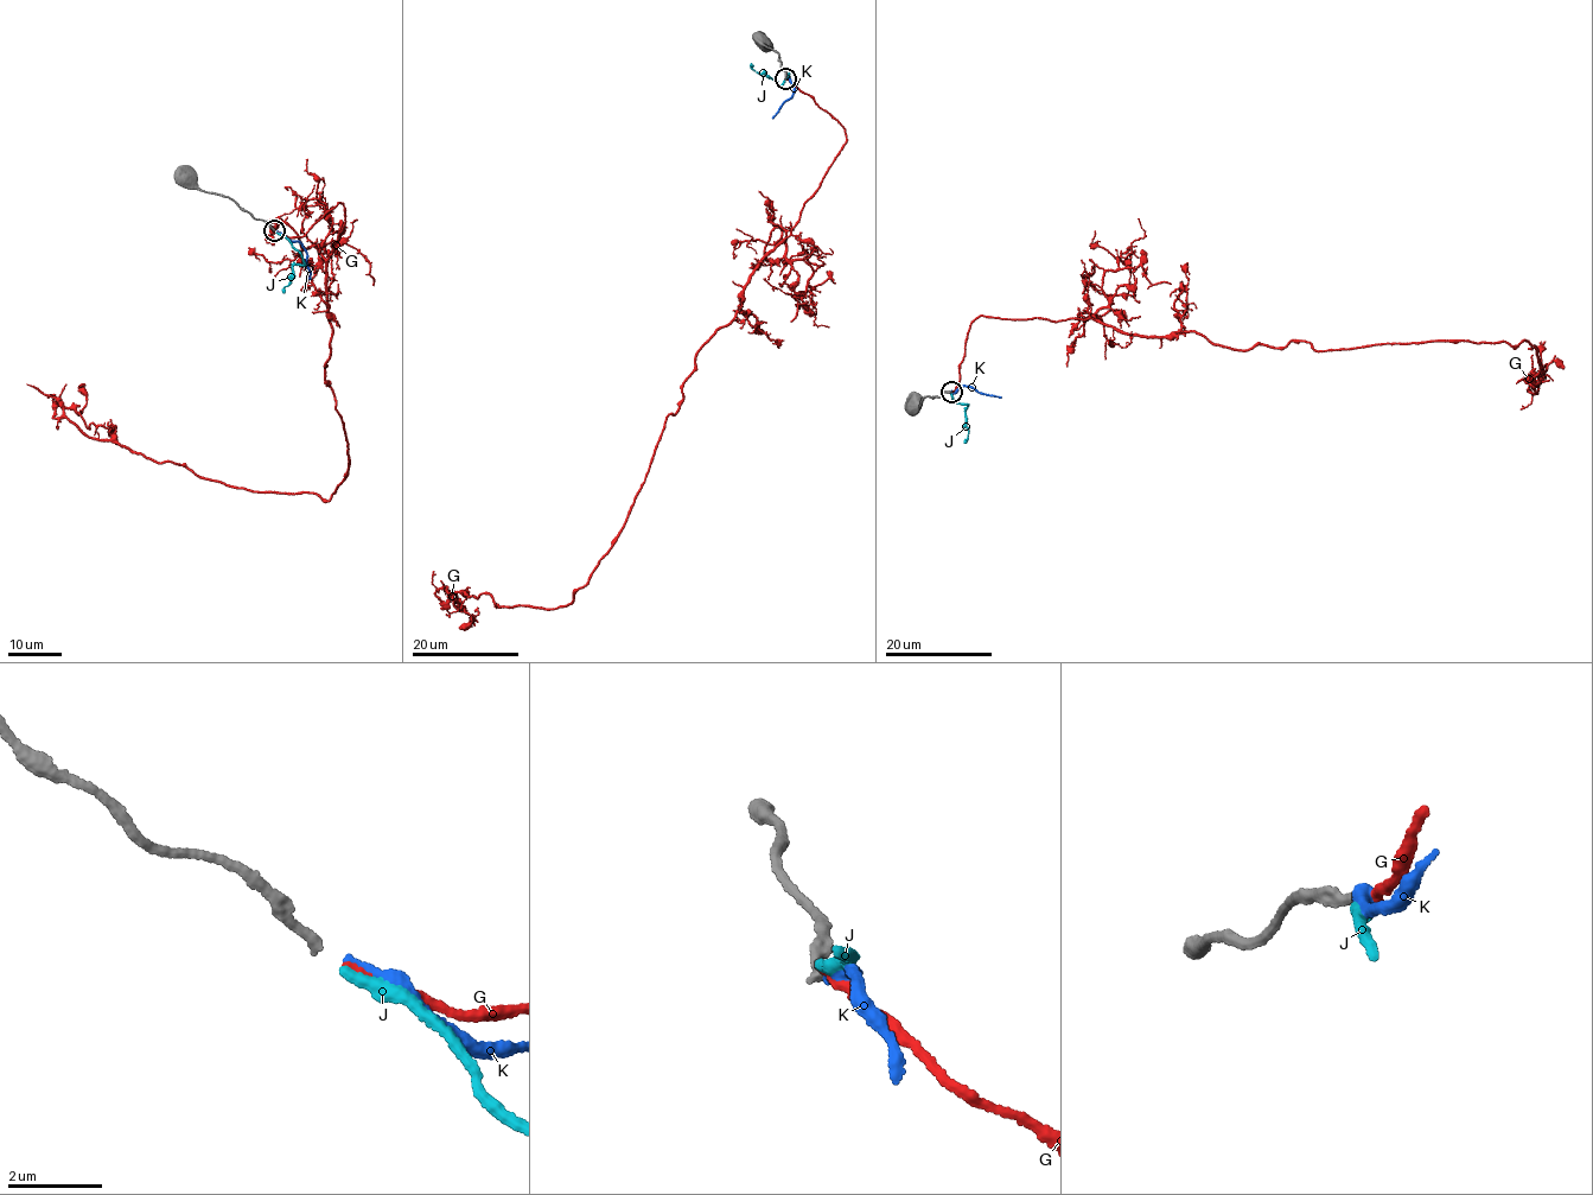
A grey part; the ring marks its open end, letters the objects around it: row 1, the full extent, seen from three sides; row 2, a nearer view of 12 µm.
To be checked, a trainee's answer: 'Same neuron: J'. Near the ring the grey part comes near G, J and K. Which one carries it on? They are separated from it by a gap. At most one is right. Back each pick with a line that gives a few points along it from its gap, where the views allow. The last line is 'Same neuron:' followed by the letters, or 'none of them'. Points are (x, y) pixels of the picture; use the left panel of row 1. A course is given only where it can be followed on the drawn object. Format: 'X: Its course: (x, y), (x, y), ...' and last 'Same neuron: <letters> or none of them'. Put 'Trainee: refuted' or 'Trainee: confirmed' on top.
Trainee: refuted
K: Its course: (276, 231), (304, 248), (311, 279)
Same neuron: K

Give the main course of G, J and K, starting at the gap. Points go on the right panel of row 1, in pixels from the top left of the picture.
G: (953, 393), (982, 315), (1195, 330), (1243, 349), (1525, 341), (1544, 372), (1537, 393), (1529, 382), (1558, 357)
J: (951, 393), (953, 401), (967, 405), (968, 431), (963, 443)
K: (953, 392), (969, 386), (1001, 398)

